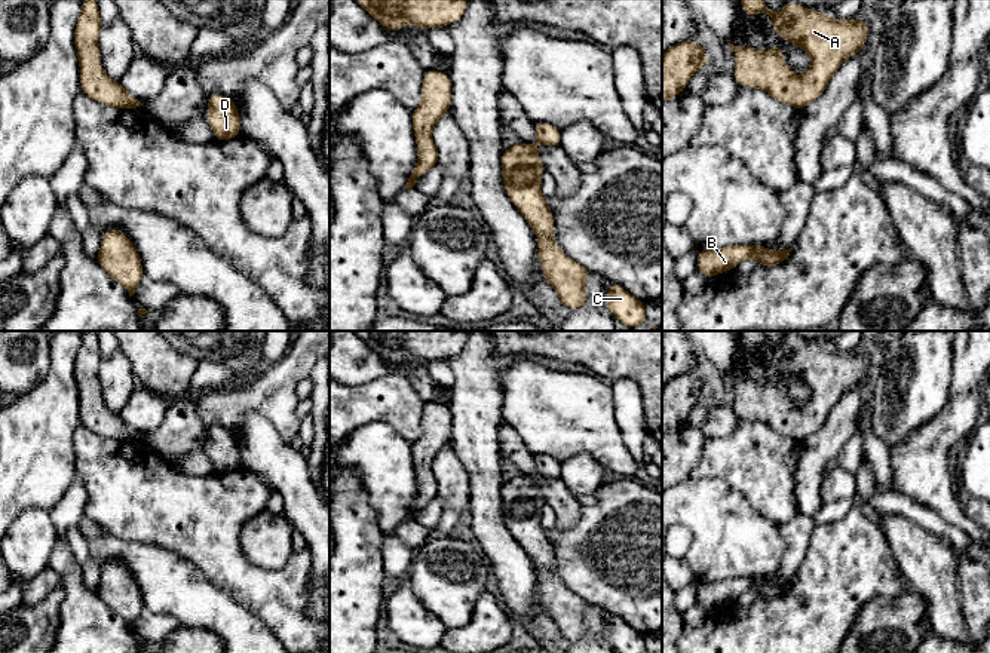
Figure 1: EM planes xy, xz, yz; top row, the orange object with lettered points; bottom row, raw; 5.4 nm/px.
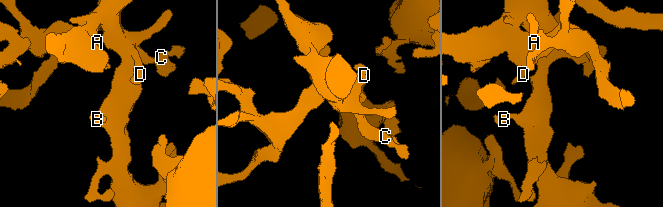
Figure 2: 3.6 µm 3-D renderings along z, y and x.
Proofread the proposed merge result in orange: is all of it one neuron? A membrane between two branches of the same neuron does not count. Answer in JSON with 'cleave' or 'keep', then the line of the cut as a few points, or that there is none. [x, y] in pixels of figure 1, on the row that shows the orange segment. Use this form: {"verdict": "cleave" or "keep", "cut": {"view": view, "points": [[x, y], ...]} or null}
{"verdict": "keep", "cut": null}

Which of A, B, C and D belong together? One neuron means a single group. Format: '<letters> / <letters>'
A B C D

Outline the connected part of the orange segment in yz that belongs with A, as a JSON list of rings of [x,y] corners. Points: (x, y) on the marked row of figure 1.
[[[741,0],[741,9],[748,16],[767,13],[772,18],[772,30],[787,42],[807,52],[812,62],[807,71],[801,76],[794,74],[784,61],[784,47],[758,50],[750,46],[733,46],[727,42],[729,50],[735,52],[735,80],[738,86],[764,89],[773,99],[784,102],[801,111],[807,104],[818,99],[833,74],[850,56],[859,55],[861,47],[868,37],[867,22],[861,18],[833,19],[824,12],[803,7],[797,3],[785,1],[779,13],[773,13],[763,0]]]

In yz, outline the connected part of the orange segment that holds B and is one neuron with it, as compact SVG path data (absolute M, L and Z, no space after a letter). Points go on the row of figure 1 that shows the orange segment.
M760 243L698 249L698 272L709 279L726 270L736 269L745 258L755 258L758 266L763 267L779 266L785 263L791 251L793 246L779 252L776 248L766 249Z

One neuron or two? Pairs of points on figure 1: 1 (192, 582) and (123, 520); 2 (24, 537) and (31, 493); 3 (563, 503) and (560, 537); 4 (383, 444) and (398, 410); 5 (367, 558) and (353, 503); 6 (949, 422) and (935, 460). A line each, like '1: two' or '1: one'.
1: two
2: two
3: two
4: two
5: one
6: one

